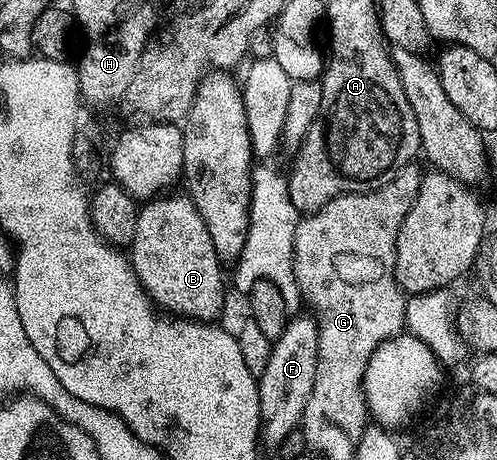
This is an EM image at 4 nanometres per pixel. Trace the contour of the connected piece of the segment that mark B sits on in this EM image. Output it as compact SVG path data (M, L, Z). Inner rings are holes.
M174 192L141 203L134 239L128 247L130 266L159 311L170 316L214 322L221 319L218 317L226 306L228 282L222 279L224 263L189 193L170 193Z

